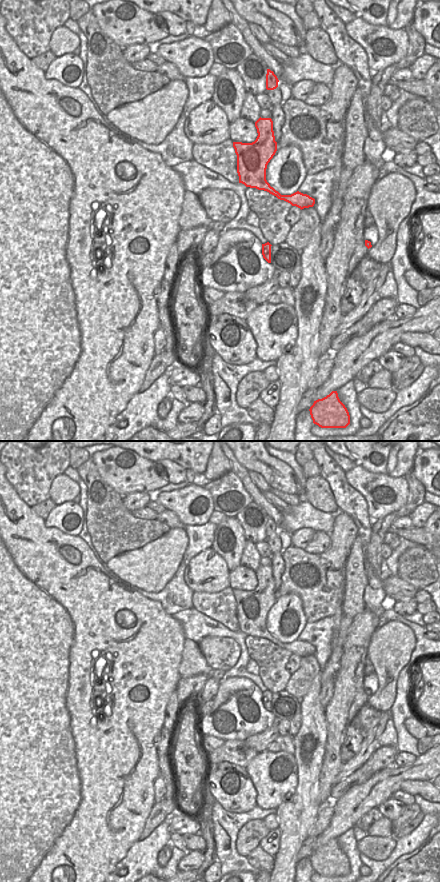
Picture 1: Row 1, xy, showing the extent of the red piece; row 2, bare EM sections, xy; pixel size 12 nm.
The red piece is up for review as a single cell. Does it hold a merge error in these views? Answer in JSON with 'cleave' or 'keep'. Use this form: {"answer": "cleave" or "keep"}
{"answer": "keep"}

